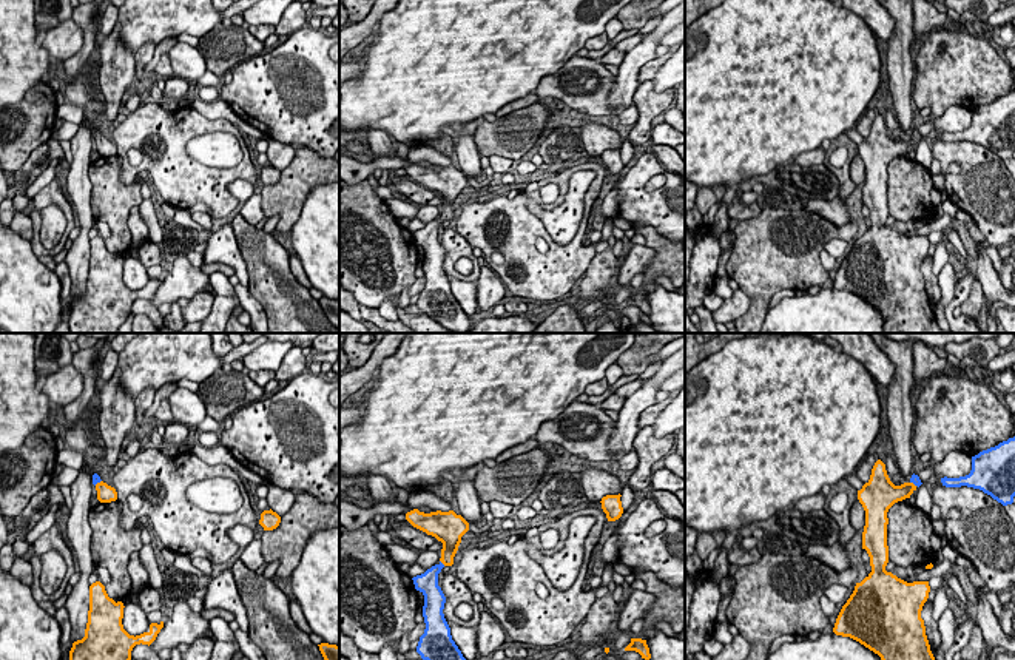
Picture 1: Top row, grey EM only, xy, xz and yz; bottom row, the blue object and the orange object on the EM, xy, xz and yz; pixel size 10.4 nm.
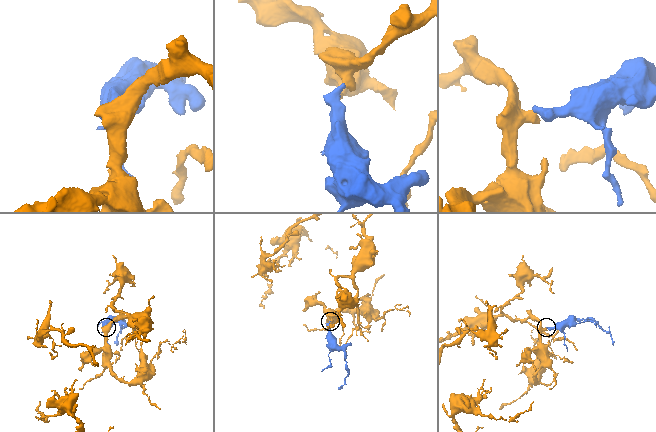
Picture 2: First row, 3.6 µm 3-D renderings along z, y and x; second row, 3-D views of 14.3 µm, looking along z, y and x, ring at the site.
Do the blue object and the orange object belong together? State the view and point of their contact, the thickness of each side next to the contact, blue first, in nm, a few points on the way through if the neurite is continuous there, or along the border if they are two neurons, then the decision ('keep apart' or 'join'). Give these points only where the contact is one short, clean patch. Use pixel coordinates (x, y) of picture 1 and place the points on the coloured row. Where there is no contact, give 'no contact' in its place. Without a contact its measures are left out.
contact xz (441, 563); calibres 220 and 190 nm; way xz (428, 582), (441, 563), (451, 542); join

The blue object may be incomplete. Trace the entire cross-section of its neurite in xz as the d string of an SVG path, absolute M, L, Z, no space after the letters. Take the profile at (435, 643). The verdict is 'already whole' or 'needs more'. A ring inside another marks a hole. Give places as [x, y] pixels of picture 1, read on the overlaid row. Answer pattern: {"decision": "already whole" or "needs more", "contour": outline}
{"decision": "needs more", "contour": "M413 509L406 514L406 520L443 543L440 563L412 578L415 589L424 595L426 629L420 637L416 652L423 660L466 660L452 640L450 628L443 614L446 597L438 586L438 574L444 566L454 564L461 537L469 530L469 523L454 510L424 514Z"}

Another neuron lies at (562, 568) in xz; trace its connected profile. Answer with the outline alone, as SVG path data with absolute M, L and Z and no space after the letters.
M592 515L575 517L569 524L565 547L549 557L543 555L537 546L528 546L528 555L543 567L546 577L558 591L566 591L574 584L583 563L585 540L594 524L595 517Z

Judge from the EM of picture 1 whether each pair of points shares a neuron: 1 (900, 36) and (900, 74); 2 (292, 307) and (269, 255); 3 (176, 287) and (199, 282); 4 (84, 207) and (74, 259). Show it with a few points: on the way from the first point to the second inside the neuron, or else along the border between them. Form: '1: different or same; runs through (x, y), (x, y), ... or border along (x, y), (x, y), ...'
1: same; runs through (900, 45), (900, 65)
2: same; runs through (281, 295), (272, 284), (269, 267)
3: same; runs through (182, 282), (193, 282)
4: same; runs through (84, 219), (80, 247)

